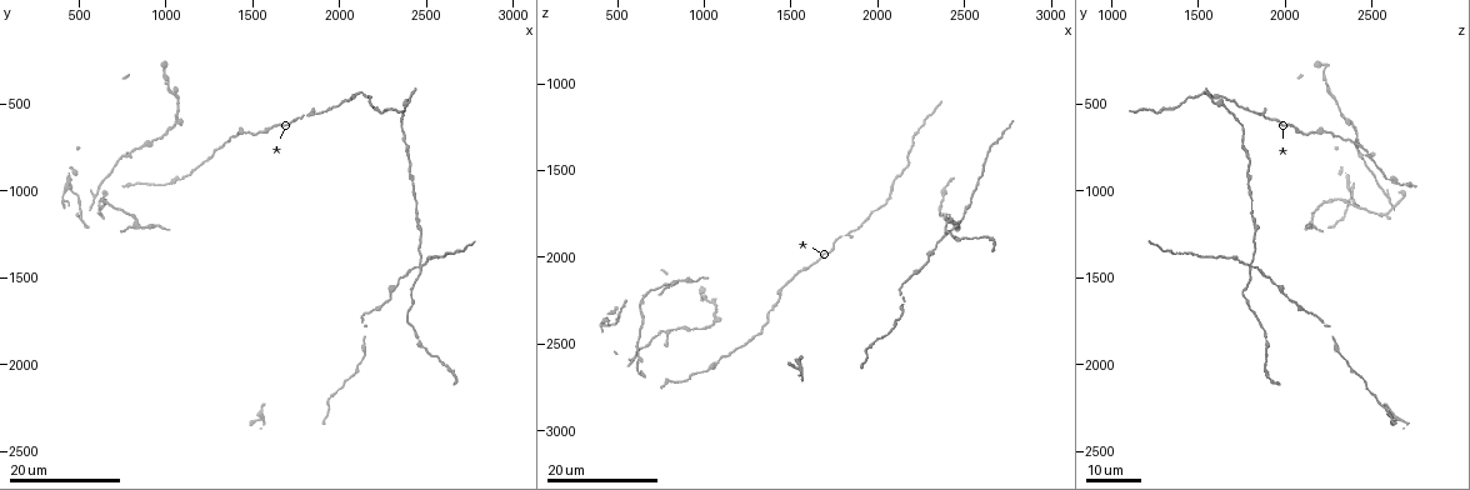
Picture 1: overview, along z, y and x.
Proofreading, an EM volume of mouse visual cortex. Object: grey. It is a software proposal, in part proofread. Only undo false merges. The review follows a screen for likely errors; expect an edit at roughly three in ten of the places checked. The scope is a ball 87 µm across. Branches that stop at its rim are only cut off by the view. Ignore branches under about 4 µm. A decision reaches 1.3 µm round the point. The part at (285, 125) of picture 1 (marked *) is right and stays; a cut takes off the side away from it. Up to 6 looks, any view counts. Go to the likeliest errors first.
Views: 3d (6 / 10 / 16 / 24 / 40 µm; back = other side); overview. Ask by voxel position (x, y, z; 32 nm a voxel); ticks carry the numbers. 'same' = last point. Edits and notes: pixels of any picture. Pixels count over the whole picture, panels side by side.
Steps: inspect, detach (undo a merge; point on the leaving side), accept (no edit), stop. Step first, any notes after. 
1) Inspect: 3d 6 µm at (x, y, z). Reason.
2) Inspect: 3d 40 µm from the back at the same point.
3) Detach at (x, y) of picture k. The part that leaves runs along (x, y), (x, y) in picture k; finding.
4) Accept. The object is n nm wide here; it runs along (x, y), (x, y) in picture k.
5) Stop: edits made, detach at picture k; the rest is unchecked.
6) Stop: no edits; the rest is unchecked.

Inspect: 3d 24 µm at (2460, 1440, 1800). Looks like a crossing.

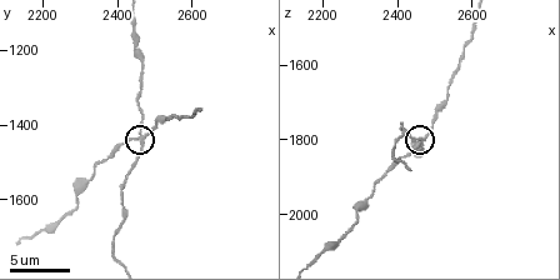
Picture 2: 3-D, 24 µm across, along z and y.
Inspect: 3d 10 µm at (2460, 1430, 1810).

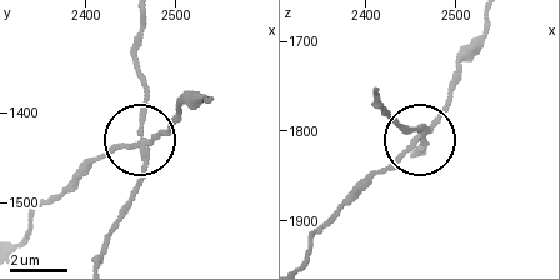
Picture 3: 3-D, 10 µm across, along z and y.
Detach at (134, 191) of picture 3. The side arm is 31 µm long; the part that leaves runs along (143, 144), (136, 60), (140, 25) in picture 3; two neurons meet here.

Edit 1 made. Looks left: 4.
Inspect: overview.

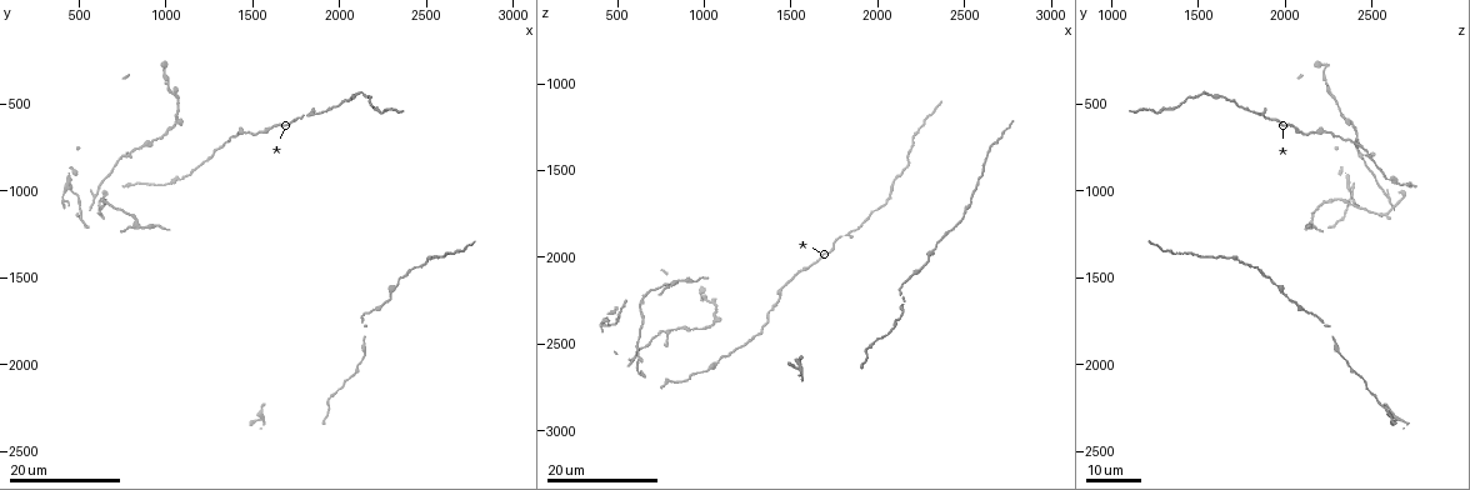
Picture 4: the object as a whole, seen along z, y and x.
Inspect: 3d 16 µm at (2280, 1600, 1980). Thick turns thin.

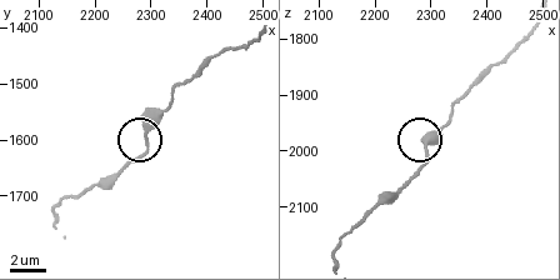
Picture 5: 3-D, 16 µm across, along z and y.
Inspect: 3d 10 µm at (2290, 1580, 1990). Closer look.

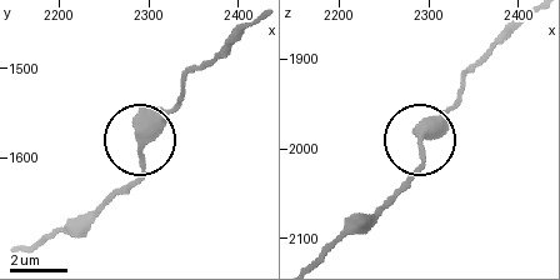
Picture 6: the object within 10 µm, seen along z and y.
Inspect: 3d 10 µm from the back at (2295, 1585, 1985).

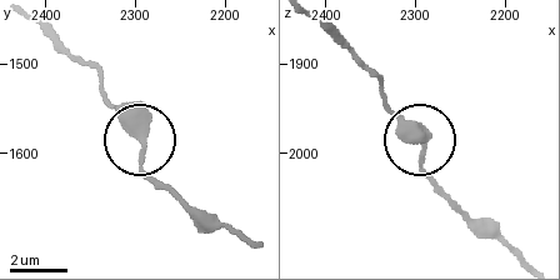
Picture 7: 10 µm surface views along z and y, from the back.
Accept. It runs along (39, 23), (95, 73), (105, 101), (136, 136), (153, 185) in picture 7; all the same neuron.

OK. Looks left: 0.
Stop: edits made, detach at picture 3; the rest is unchecked.

